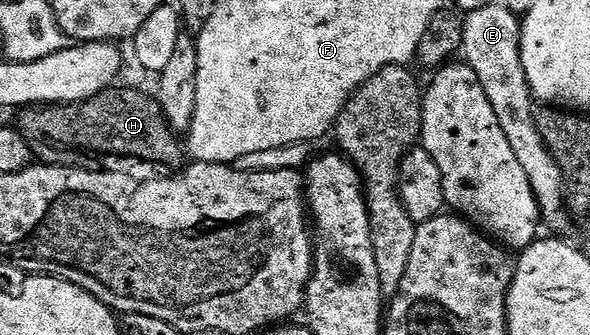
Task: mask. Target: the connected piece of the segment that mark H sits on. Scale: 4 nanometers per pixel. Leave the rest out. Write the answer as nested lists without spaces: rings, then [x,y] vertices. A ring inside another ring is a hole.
[[[120,87],[107,88],[105,92],[94,94],[94,98],[86,98],[77,104],[25,106],[18,112],[18,131],[36,146],[43,140],[49,140],[64,148],[77,148],[80,152],[129,156],[132,160],[145,160],[148,164],[172,168],[168,170],[179,169],[185,163],[186,148],[181,137],[170,126],[166,114],[162,114],[162,106],[155,95],[148,93],[147,96],[136,88]]]

